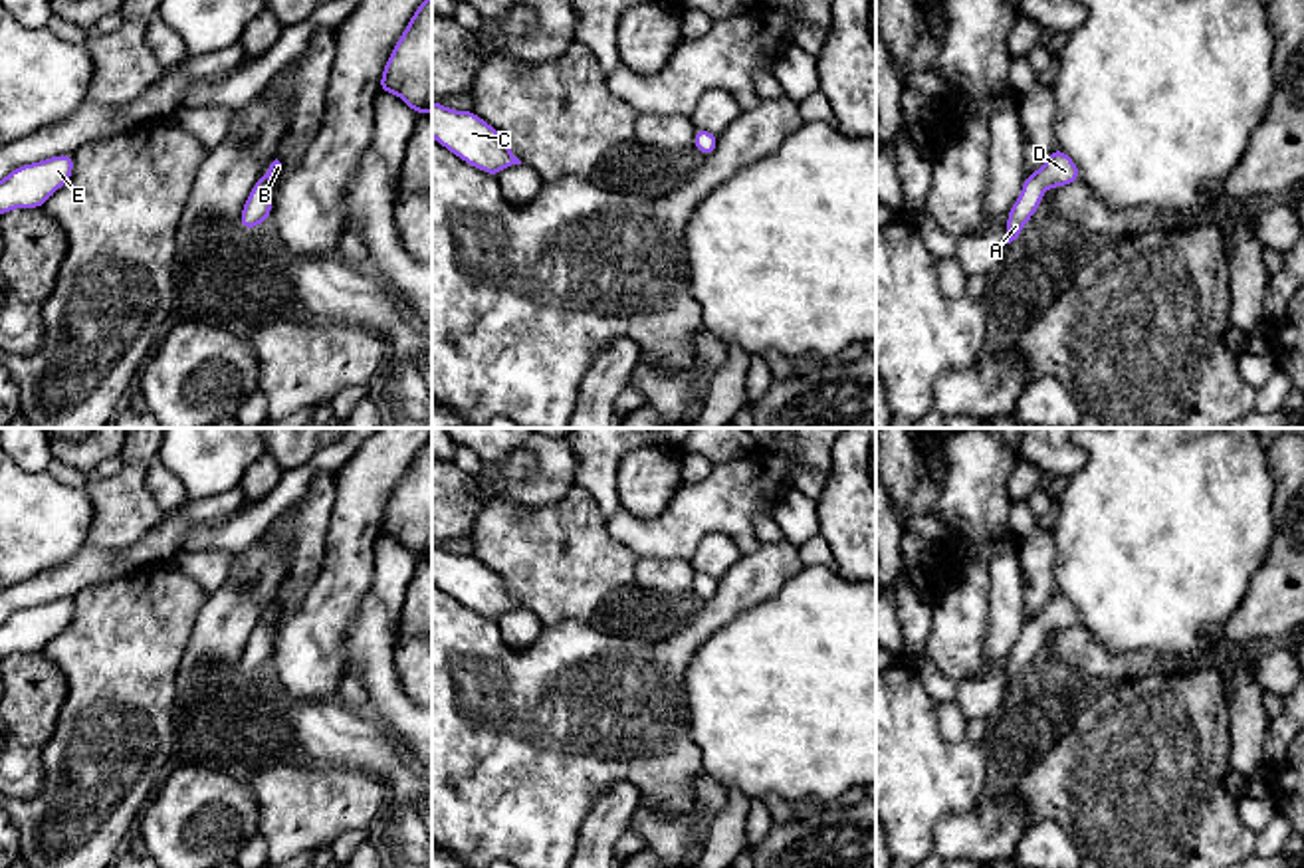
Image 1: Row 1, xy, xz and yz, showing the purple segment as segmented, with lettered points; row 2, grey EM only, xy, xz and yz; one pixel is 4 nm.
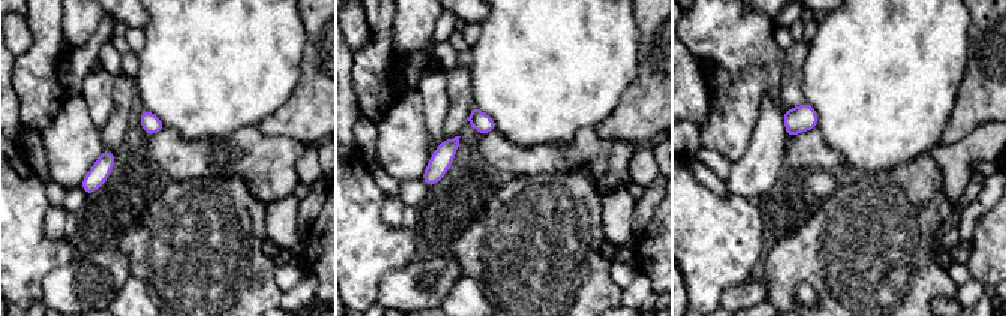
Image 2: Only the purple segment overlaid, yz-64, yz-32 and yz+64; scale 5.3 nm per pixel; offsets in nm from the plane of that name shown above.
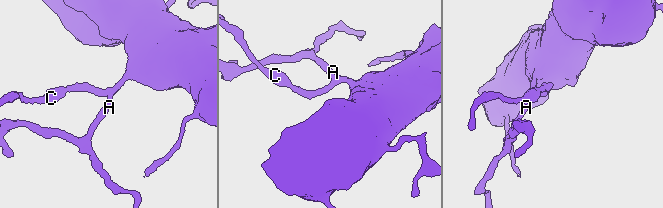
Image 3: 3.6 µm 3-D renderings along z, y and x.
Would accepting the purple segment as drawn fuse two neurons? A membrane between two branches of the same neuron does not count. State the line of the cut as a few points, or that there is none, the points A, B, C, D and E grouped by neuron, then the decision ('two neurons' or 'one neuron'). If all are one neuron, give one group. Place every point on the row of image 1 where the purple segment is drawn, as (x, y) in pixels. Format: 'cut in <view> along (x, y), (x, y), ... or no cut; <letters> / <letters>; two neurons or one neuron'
no cut; A B C D E; one neuron

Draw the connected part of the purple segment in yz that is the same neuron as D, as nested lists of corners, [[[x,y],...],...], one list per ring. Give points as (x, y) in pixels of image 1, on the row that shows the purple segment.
[[[1054,149],[1036,172],[1025,176],[1023,190],[1007,216],[1007,244],[1019,238],[1038,210],[1044,190],[1078,180],[1080,172],[1074,161],[1062,149]]]

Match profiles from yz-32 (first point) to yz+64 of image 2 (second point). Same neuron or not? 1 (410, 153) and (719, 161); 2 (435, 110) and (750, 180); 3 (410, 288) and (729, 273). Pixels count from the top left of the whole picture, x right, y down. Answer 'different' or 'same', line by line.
1: different
2: same
3: different

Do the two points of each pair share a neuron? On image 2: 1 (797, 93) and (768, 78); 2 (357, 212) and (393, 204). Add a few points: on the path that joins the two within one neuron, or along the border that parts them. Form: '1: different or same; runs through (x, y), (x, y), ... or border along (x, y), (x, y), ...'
1: different; border along (786, 53), (780, 89), (782, 108)
2: different; border along (384, 197), (381, 219), (396, 228)

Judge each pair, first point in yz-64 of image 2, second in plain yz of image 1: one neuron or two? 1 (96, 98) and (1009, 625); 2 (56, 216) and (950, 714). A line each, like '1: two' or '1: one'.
1: one
2: one

